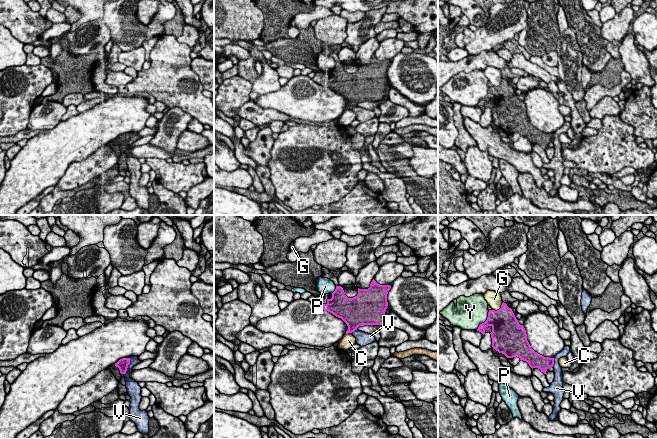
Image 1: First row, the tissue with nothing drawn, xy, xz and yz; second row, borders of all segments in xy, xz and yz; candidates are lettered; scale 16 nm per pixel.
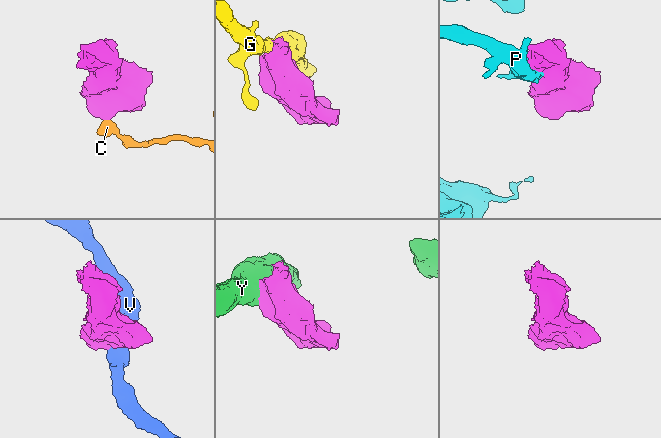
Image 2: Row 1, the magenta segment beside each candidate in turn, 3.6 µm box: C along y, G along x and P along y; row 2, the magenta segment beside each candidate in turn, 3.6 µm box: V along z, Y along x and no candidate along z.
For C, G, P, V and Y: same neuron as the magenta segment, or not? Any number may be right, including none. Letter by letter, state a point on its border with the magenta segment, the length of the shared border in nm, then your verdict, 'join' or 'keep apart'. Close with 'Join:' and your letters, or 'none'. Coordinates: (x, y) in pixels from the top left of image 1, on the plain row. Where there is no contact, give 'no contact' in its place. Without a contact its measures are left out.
C: xz (348, 108) | 100 nm | keep apart
G: yz (500, 84) | 220 nm | keep apart
P: xz (335, 66) | 150 nm | keep apart
V: xy (127, 142) | 300 nm | keep apart
Y: yz (486, 96) | 380 nm | keep apart
Join: none

